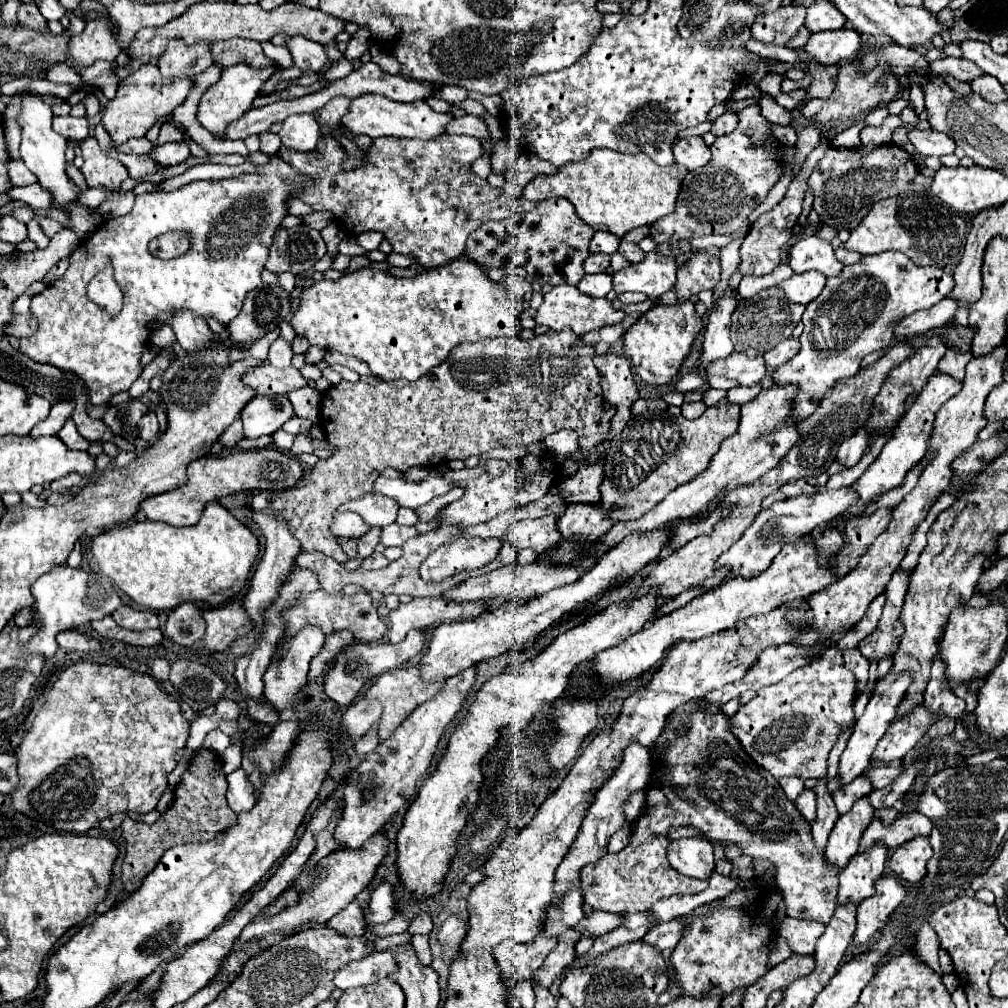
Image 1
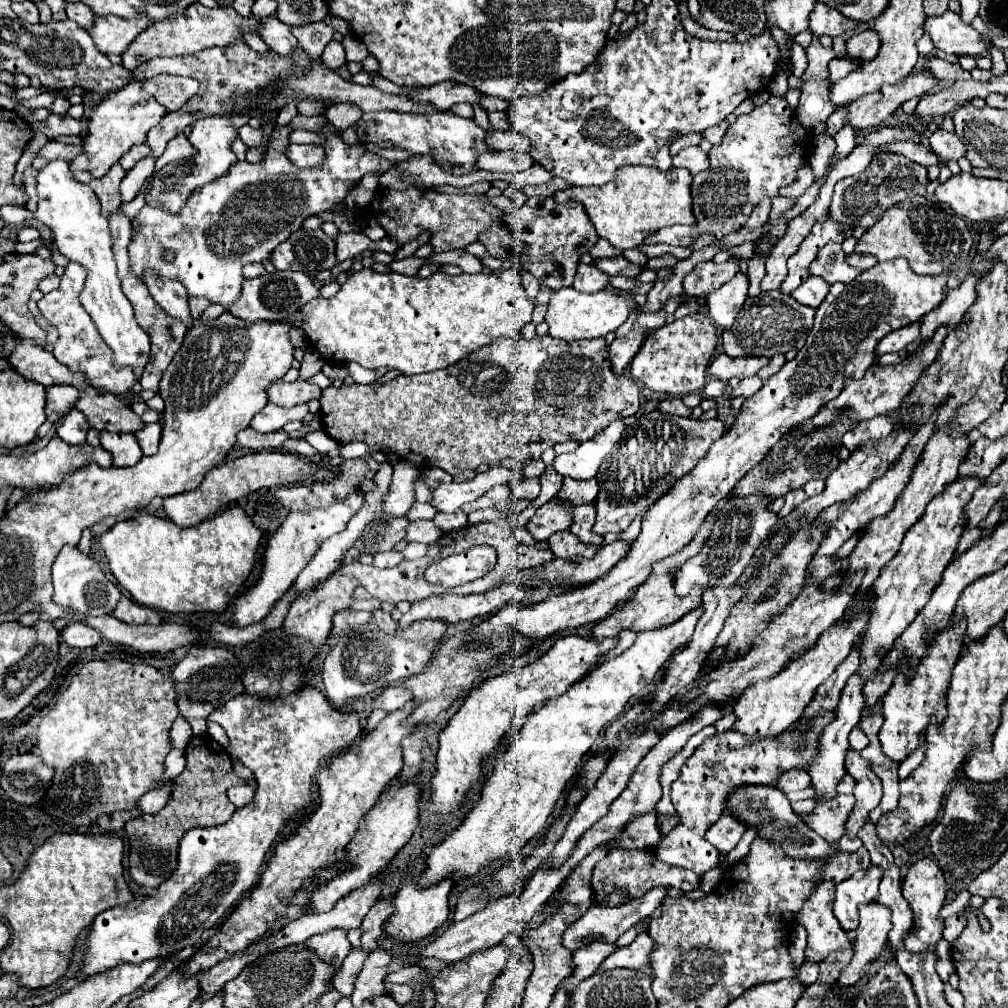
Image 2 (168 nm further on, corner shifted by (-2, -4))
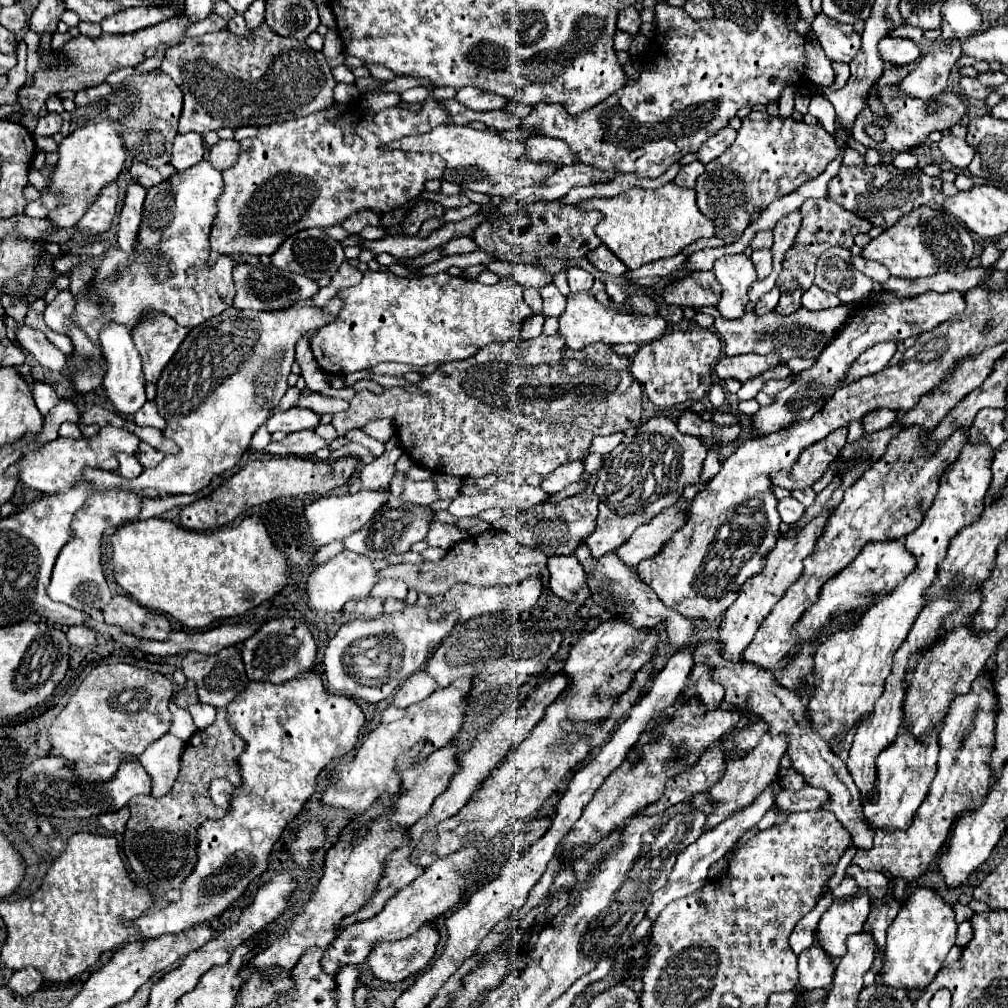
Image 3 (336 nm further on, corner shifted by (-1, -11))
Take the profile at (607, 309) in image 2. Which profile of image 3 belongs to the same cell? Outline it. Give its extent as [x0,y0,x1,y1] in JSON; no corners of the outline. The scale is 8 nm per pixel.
[558,291,668,349]

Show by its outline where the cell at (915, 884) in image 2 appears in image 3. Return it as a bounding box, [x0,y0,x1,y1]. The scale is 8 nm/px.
[882,889,958,991]

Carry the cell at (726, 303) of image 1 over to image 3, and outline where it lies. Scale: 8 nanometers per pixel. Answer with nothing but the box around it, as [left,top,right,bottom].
[714,255,756,319]

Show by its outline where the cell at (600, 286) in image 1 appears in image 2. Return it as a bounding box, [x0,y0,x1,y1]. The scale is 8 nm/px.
[573,264,609,294]

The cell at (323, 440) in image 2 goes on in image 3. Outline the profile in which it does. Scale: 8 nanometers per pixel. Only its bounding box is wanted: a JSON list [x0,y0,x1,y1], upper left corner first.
[266,431,326,455]

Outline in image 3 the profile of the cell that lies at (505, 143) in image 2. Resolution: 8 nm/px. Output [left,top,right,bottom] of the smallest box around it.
[528,137,576,165]

